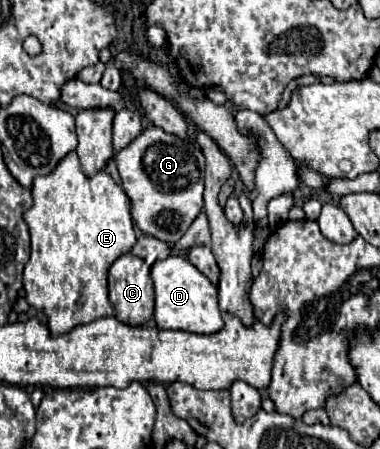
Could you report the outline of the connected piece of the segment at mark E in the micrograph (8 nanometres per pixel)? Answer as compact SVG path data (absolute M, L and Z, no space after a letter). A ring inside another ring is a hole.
M72 151L50 175L34 179L32 197L34 205L24 213L32 237L30 261L24 266L22 275L26 301L48 317L48 329L52 337L68 333L70 329L90 323L98 317L112 317L114 307L108 301L106 281L108 269L118 257L130 253L136 243L136 233L130 217L130 199L126 197L124 189L116 185L106 171L100 171L88 179L80 169L76 151Z

